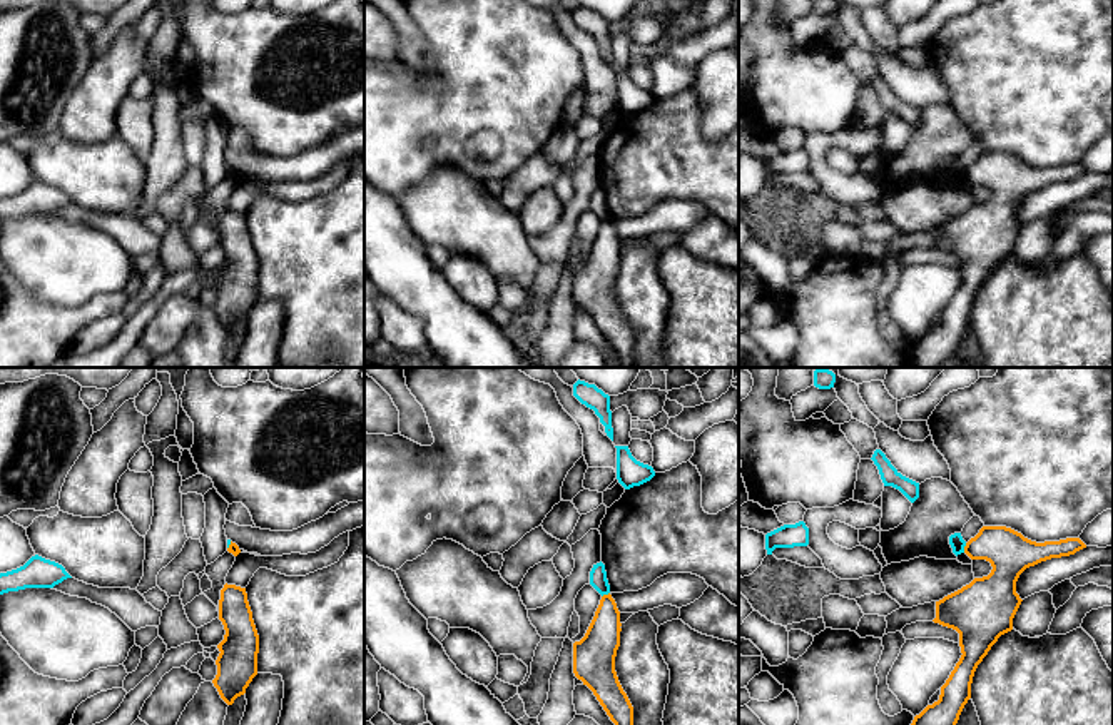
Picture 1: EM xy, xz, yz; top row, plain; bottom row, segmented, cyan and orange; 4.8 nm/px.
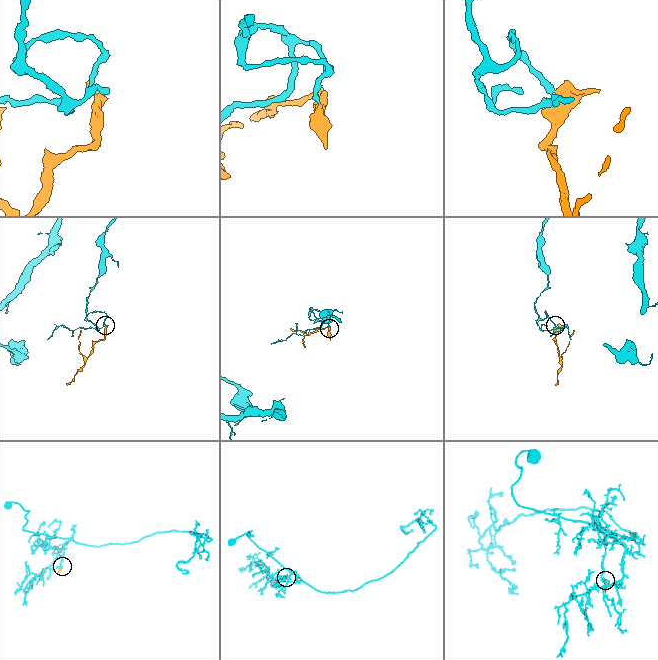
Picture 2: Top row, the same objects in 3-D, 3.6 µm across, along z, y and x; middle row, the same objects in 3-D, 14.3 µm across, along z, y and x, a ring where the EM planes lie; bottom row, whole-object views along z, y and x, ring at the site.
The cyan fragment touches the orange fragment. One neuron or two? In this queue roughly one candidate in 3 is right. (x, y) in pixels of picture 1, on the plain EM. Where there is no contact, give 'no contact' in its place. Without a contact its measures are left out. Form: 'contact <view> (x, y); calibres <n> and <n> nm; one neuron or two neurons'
contact yz (963, 174); calibres 70 and 220 nm; two neurons

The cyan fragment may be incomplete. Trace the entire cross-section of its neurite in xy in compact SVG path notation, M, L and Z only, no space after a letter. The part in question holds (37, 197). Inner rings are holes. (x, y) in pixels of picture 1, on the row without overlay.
M35 180L23 192L0 199L0 221L25 214L53 214L67 204L72 202L62 190Z

